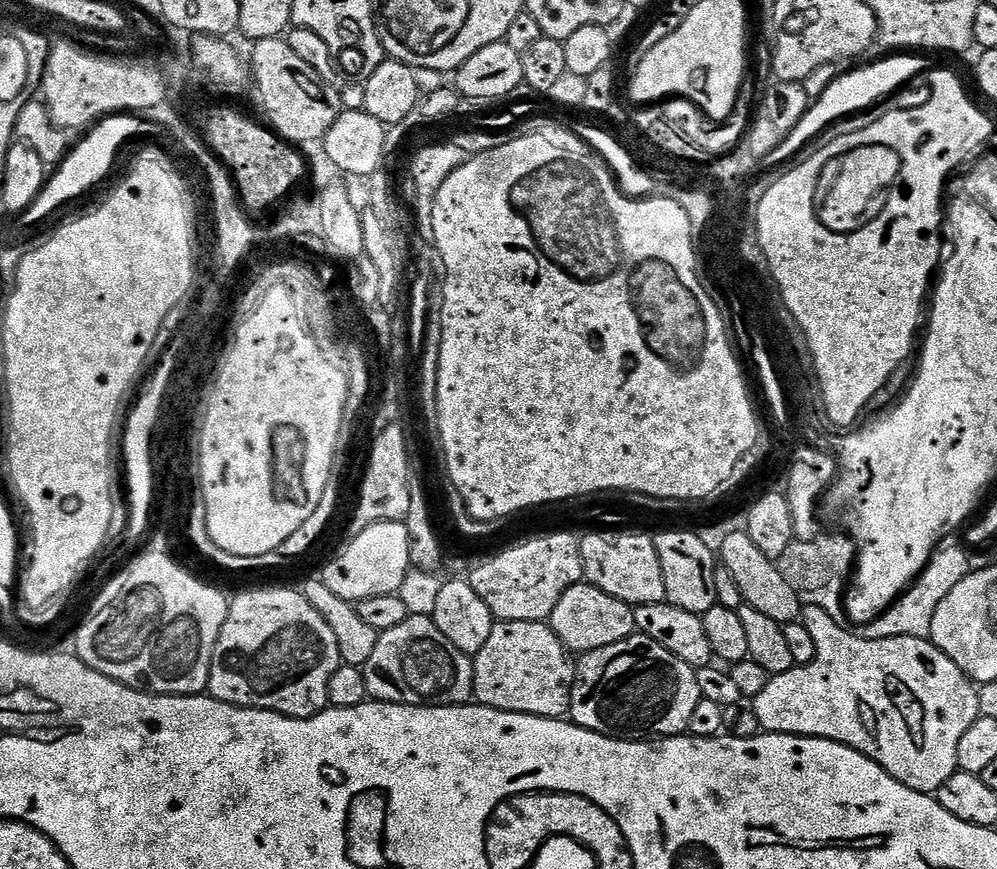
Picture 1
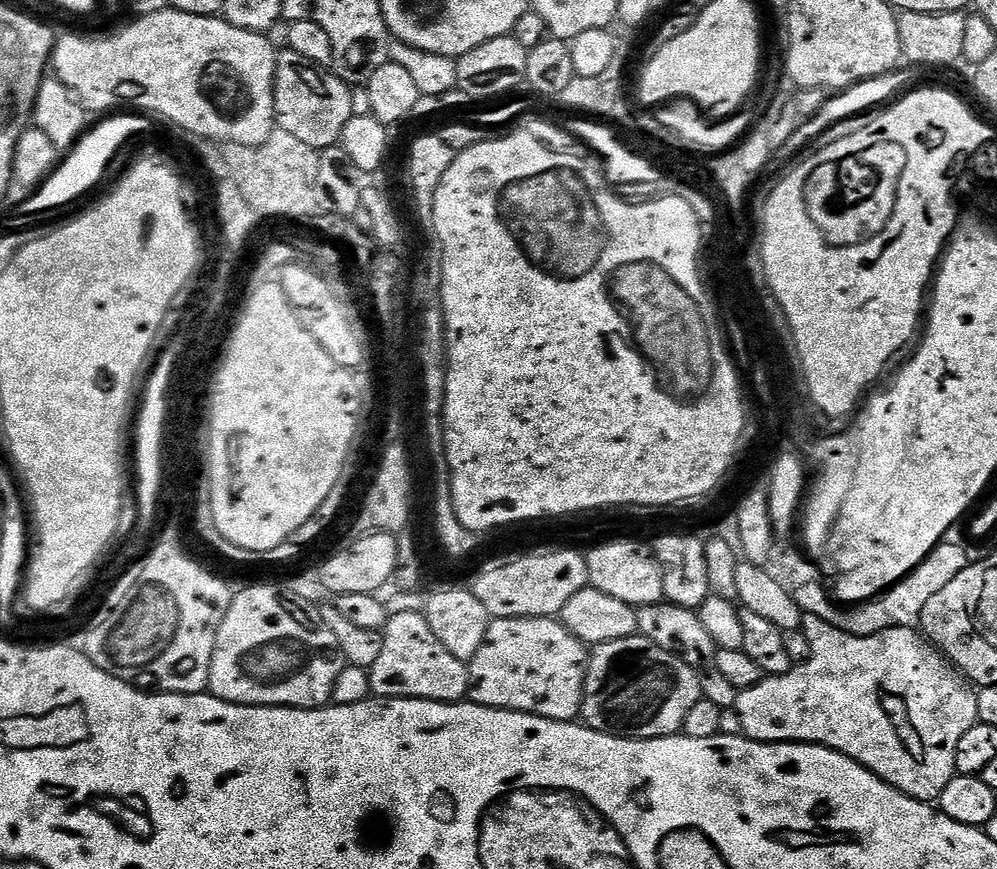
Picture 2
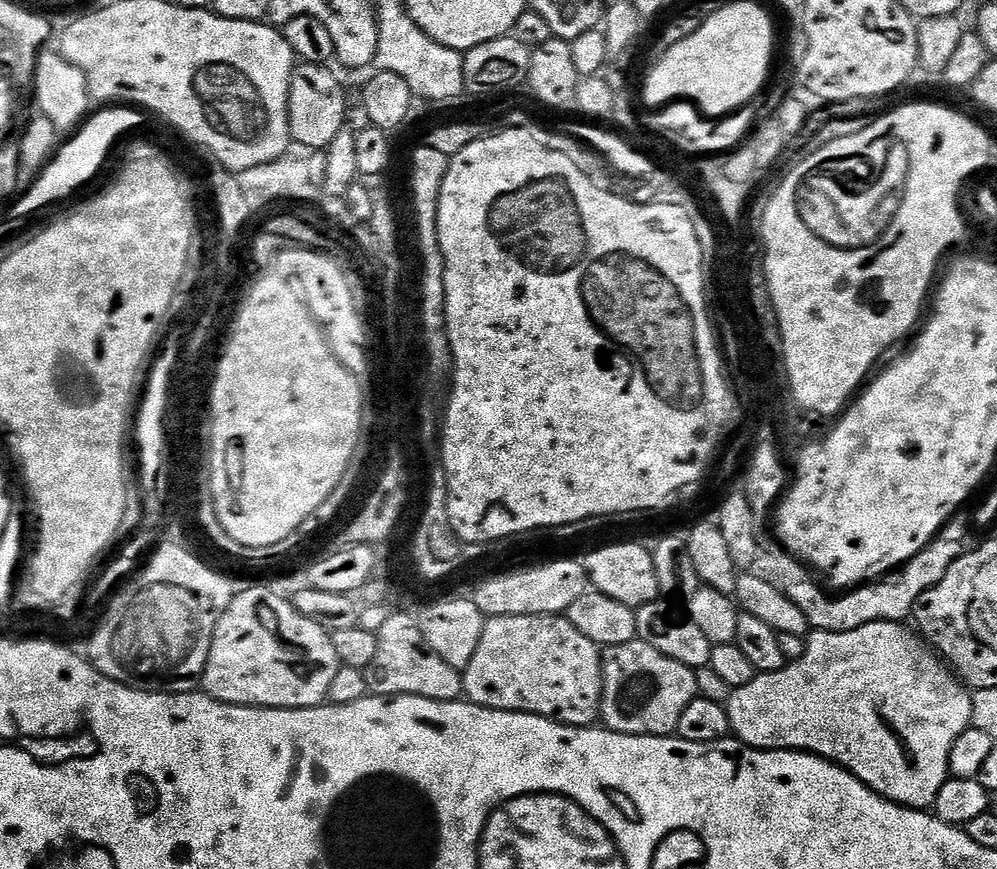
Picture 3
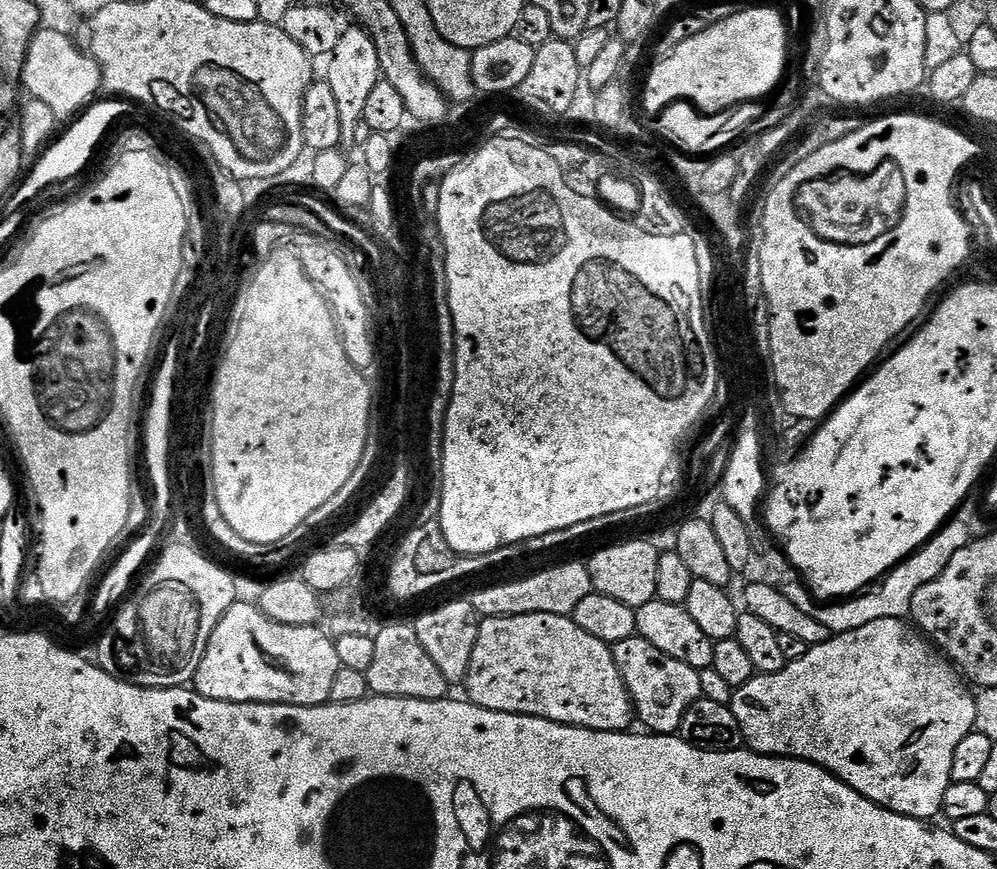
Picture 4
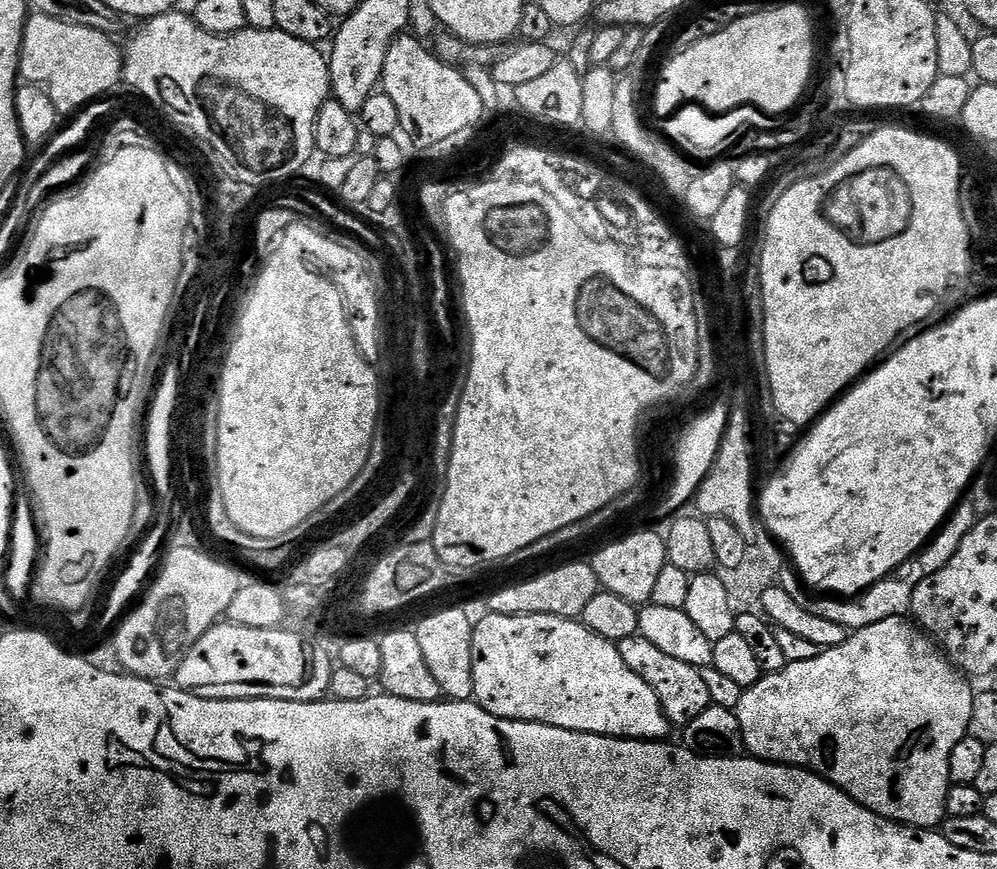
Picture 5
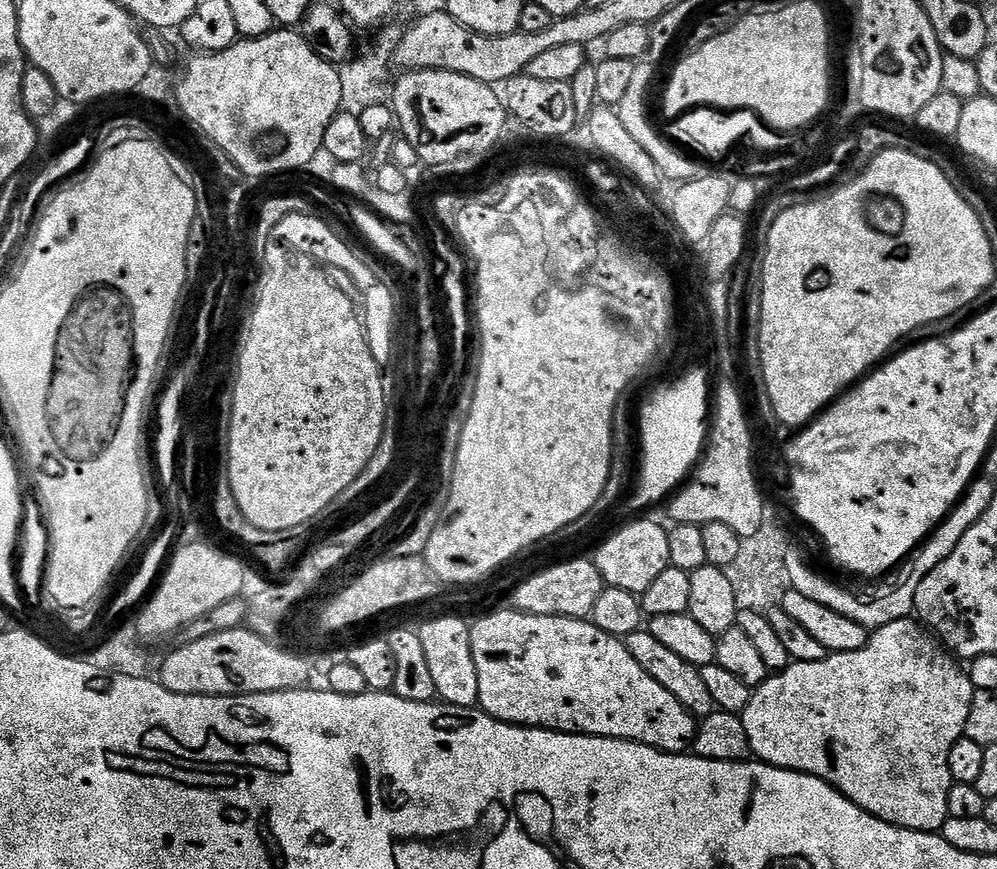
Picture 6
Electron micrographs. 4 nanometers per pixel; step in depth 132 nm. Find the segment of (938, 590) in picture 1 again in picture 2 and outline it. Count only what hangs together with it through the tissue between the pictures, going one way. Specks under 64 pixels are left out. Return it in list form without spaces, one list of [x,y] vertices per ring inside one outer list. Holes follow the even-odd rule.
[[[948,543],[937,544],[936,549],[912,572],[910,577],[912,604],[884,604],[880,608],[880,616],[859,616],[856,612],[843,612],[842,609],[835,608],[828,601],[827,587],[823,579],[816,584],[798,586],[791,592],[792,597],[794,602],[798,602],[801,612],[822,618],[826,622],[830,622],[830,626],[843,632],[853,632],[856,636],[878,634],[882,630],[891,628],[916,628],[922,618],[922,609],[926,607],[926,602],[930,602],[930,598],[934,598],[934,594],[938,594],[938,590],[943,590],[952,579],[958,578],[958,574],[962,574],[962,570],[970,563],[968,552],[962,545]]]

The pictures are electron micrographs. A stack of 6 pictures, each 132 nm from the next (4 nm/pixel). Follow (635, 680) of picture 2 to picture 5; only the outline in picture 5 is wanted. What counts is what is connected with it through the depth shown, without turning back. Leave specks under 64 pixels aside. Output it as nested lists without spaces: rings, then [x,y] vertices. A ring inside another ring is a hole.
[[[634,635],[619,641],[618,647],[622,654],[622,662],[642,678],[654,690],[654,694],[660,699],[660,704],[668,716],[668,723],[672,726],[683,726],[694,722],[702,710],[712,707],[710,690],[706,687],[706,681],[702,679],[702,671],[699,668],[681,662],[679,658],[670,658],[663,650],[658,650],[654,642],[646,642],[642,635]]]

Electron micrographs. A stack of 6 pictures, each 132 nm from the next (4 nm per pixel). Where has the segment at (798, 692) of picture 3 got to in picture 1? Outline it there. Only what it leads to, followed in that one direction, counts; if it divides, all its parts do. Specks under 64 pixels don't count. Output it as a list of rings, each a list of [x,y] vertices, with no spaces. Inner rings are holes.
[[[812,604],[809,608],[807,605],[802,612],[802,623],[806,626],[806,630],[810,630],[810,638],[814,638],[814,650],[816,651],[814,662],[798,664],[795,668],[785,672],[775,673],[766,682],[762,694],[758,694],[750,702],[750,708],[756,715],[757,722],[761,724],[761,729],[764,732],[781,732],[791,736],[813,736],[819,740],[833,740],[839,744],[844,744],[848,748],[866,754],[866,758],[878,762],[878,766],[882,766],[882,770],[886,770],[886,774],[890,774],[890,778],[902,782],[902,786],[915,792],[935,794],[942,786],[942,782],[946,782],[946,778],[950,778],[958,770],[958,742],[962,742],[962,734],[966,734],[966,730],[970,730],[970,726],[974,726],[974,722],[981,717],[977,685],[965,672],[958,670],[958,666],[954,666],[954,662],[950,662],[950,658],[946,658],[946,654],[942,654],[942,650],[938,650],[938,646],[934,646],[931,639],[923,636],[899,636],[898,638],[867,640],[855,631],[847,632],[831,616],[833,613],[827,607],[825,608],[819,608],[818,605]]]

